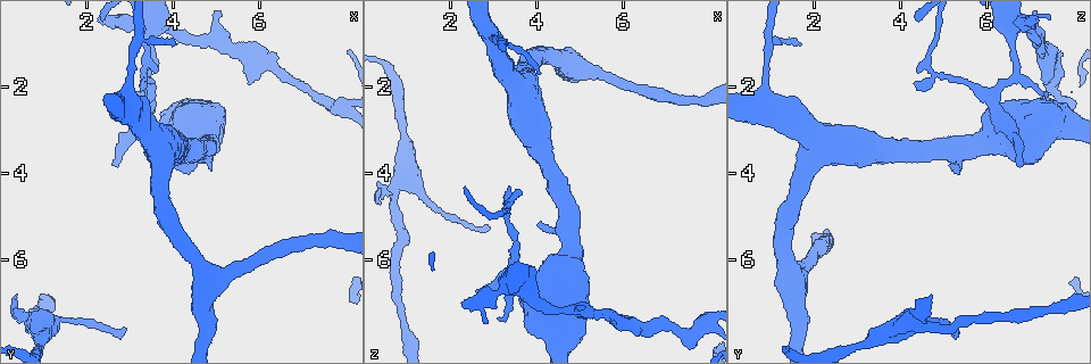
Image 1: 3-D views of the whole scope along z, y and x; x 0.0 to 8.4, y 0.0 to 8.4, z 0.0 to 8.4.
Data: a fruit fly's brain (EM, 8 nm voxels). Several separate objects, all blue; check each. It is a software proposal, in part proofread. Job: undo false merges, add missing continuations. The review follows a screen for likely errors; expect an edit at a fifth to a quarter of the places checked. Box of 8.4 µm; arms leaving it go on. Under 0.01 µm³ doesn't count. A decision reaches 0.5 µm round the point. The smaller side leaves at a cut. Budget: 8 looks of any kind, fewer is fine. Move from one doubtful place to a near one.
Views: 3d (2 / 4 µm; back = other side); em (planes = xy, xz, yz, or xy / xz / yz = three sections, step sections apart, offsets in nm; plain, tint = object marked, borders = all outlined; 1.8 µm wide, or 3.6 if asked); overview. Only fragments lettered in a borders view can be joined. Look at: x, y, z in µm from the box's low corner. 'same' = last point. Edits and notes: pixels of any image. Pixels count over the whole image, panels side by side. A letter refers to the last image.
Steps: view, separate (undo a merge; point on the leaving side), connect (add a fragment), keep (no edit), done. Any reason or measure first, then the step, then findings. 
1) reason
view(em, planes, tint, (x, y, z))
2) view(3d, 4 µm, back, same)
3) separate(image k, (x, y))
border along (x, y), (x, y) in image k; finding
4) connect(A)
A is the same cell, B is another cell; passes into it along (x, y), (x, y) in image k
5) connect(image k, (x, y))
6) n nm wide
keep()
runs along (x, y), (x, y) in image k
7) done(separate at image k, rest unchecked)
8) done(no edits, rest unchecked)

arms part here
view(3d, 4 µm, (4.75, 3.45, 5.35))

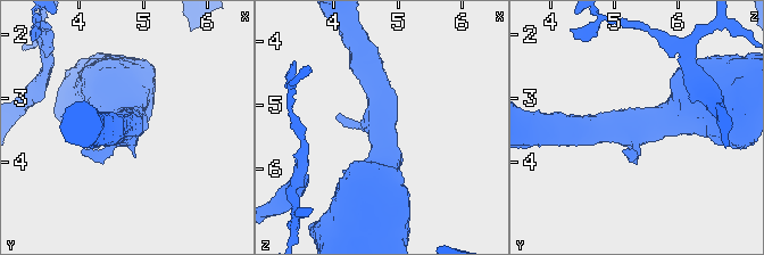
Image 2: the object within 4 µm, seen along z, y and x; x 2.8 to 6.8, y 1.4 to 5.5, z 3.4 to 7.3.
view(em, planes, borders, (4.75, 3.40, 5.35))

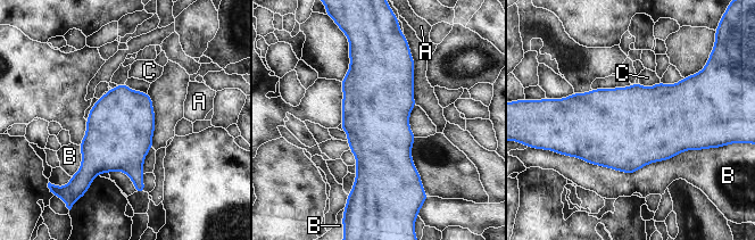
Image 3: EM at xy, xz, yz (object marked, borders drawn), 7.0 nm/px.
B touches over 1050 nm
keep()
A, B and C are other cells; one neuron here

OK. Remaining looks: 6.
an open end
view(3d, 2 µm, (2.70, 3.75, 6.85))

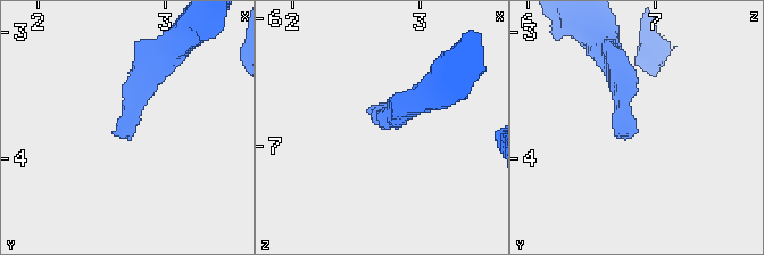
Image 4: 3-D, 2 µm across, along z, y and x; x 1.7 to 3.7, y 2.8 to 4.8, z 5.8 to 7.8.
now the EM
view(em, xy, step 4, borders, (2.66, 3.80, 6.82))

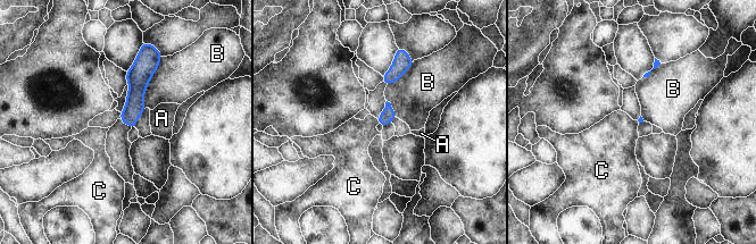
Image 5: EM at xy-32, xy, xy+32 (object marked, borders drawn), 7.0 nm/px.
view(em, planes, borders, same)

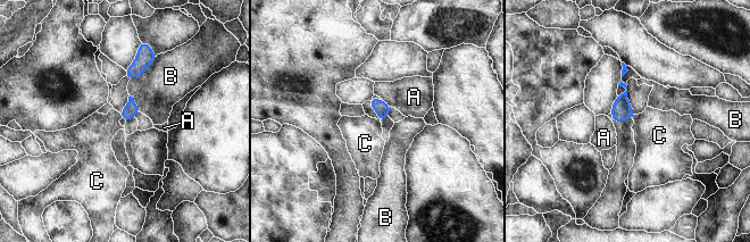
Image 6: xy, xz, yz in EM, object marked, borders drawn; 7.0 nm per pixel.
keep()
A, B and C are other cells; no lettered fragment goes on from it

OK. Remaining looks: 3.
calibre changes
view(em, planes, borders, (1.55, 7.35, 4.70))

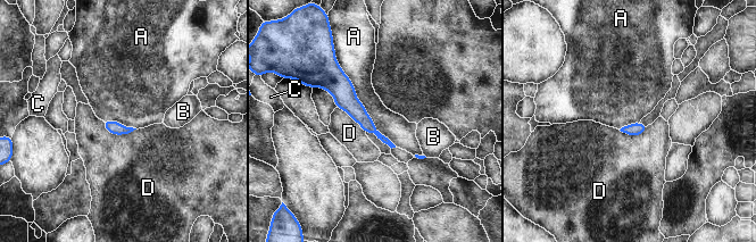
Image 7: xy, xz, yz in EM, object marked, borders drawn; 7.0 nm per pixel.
keep()
A, B, C and D are other cells; all the same neuron

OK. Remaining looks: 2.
done(no edits, rest unchecked)

